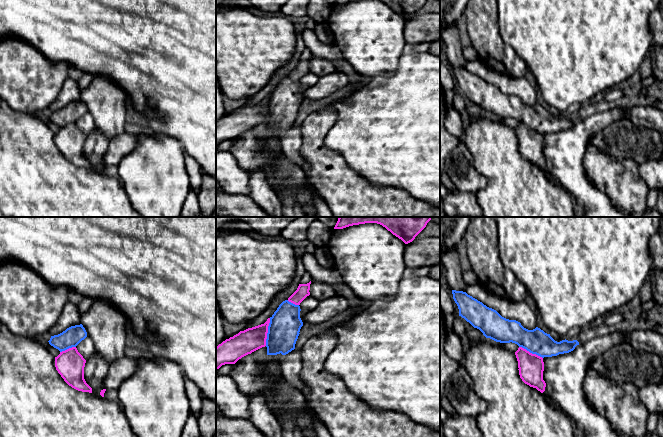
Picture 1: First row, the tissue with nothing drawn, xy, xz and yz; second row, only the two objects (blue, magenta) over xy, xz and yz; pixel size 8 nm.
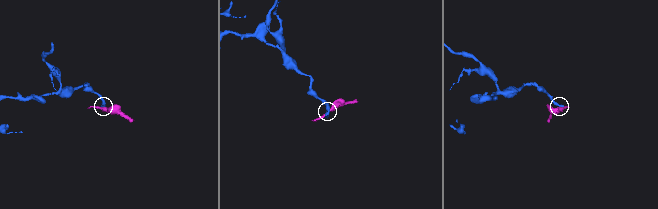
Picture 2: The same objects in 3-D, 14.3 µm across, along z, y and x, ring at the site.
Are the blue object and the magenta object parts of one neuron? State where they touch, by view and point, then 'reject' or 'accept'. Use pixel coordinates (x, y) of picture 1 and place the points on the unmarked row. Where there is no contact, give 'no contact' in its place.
meets blue in xz at (268, 108); reject

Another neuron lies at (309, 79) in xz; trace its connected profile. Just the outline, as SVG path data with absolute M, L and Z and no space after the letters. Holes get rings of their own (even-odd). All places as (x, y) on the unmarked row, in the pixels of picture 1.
M307 72L301 79L300 79L300 94L305 99L305 91L317 83L319 77L312 72Z

